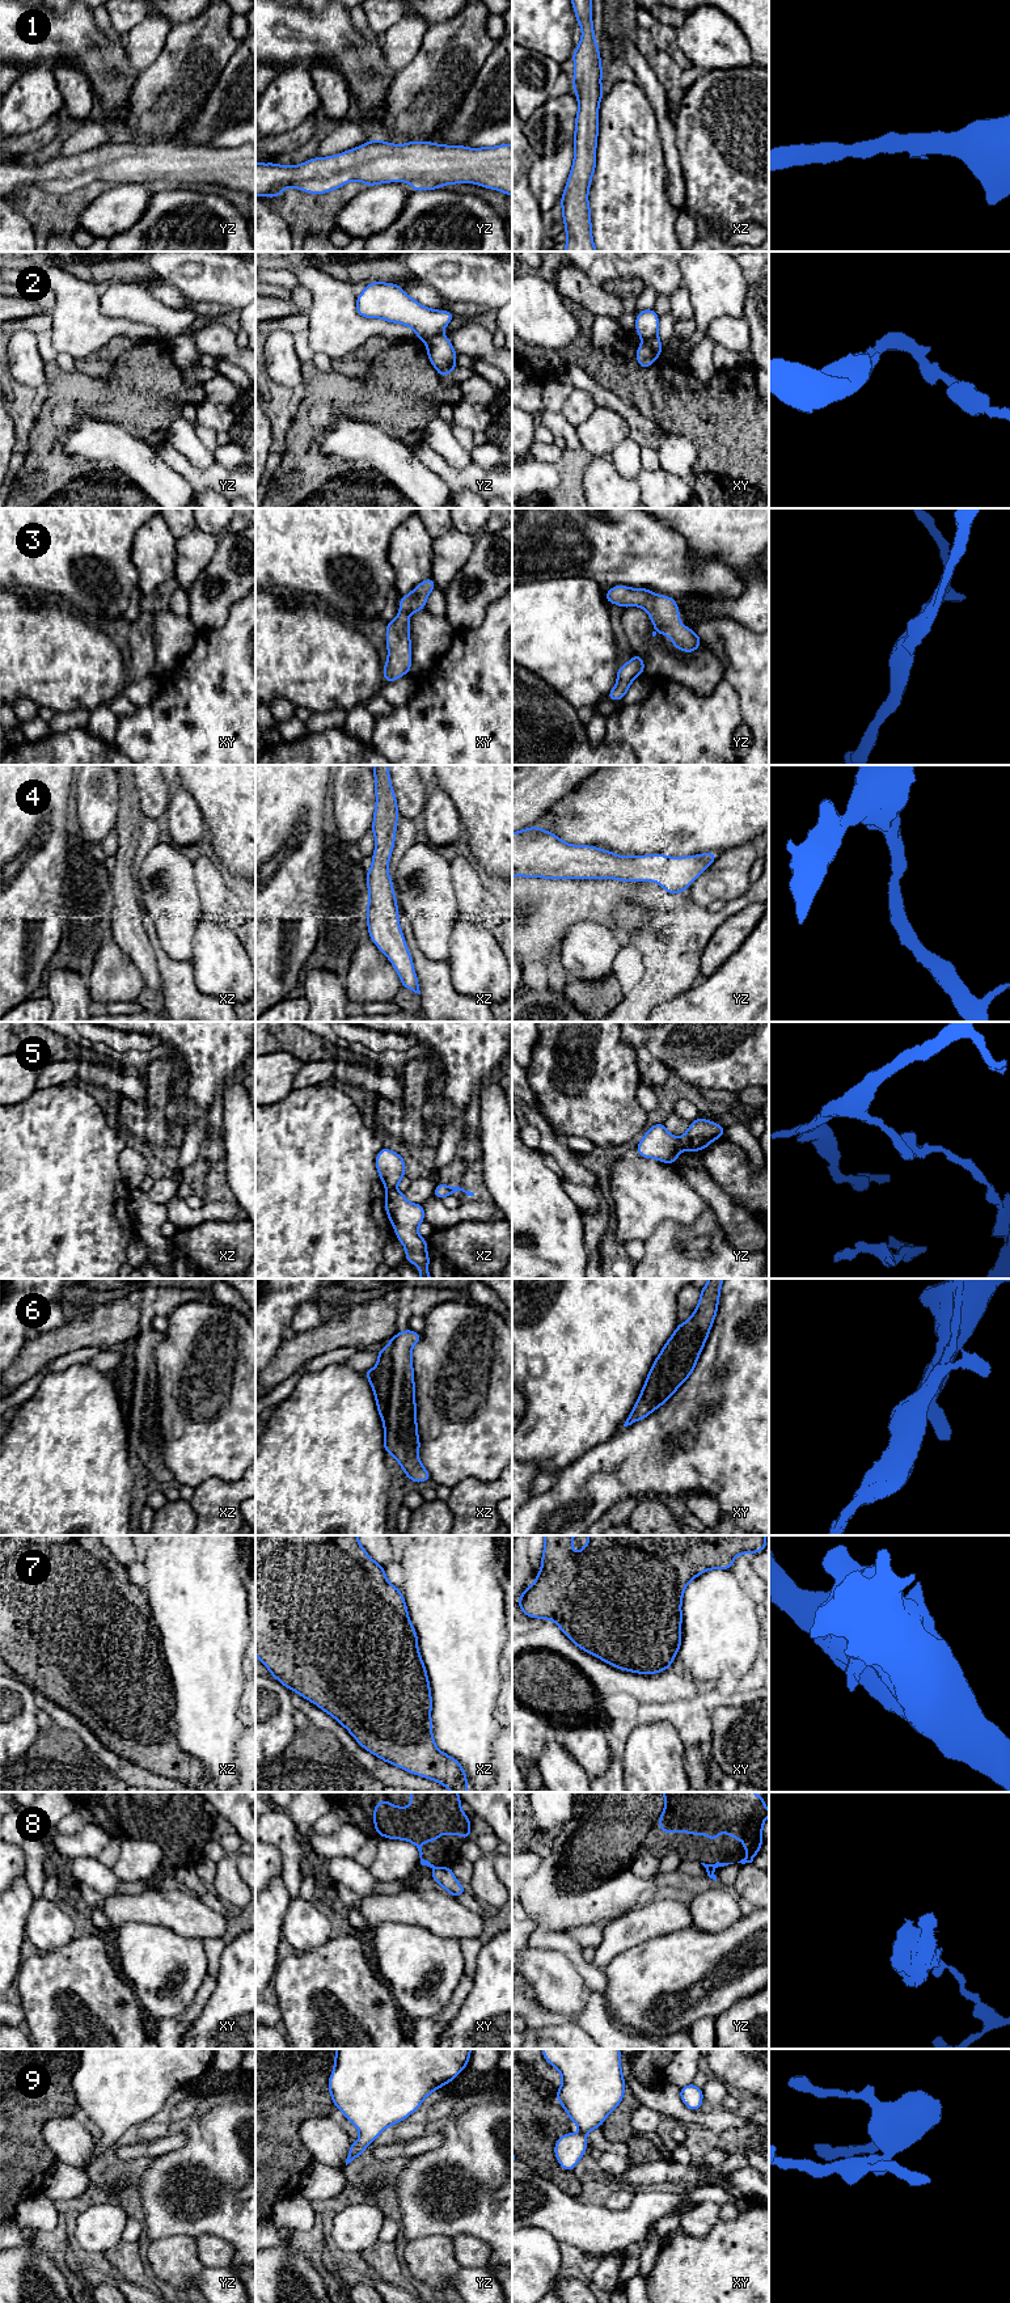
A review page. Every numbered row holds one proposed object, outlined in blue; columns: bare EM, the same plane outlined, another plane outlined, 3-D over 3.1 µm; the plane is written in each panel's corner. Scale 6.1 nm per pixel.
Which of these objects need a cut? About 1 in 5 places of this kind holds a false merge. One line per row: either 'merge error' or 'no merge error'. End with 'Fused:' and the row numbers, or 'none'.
1: no merge error
2: merge error
3: no merge error
4: no merge error
5: merge error
6: no merge error
7: no merge error
8: merge error
9: no merge error
Fused: 2, 5, 8

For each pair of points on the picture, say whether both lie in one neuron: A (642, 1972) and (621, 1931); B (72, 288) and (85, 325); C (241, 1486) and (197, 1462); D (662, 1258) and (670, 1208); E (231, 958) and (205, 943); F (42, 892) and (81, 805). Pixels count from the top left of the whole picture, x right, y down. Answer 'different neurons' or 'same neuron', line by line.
A: different neurons
B: same neuron
C: different neurons
D: different neurons
E: same neuron
F: different neurons

